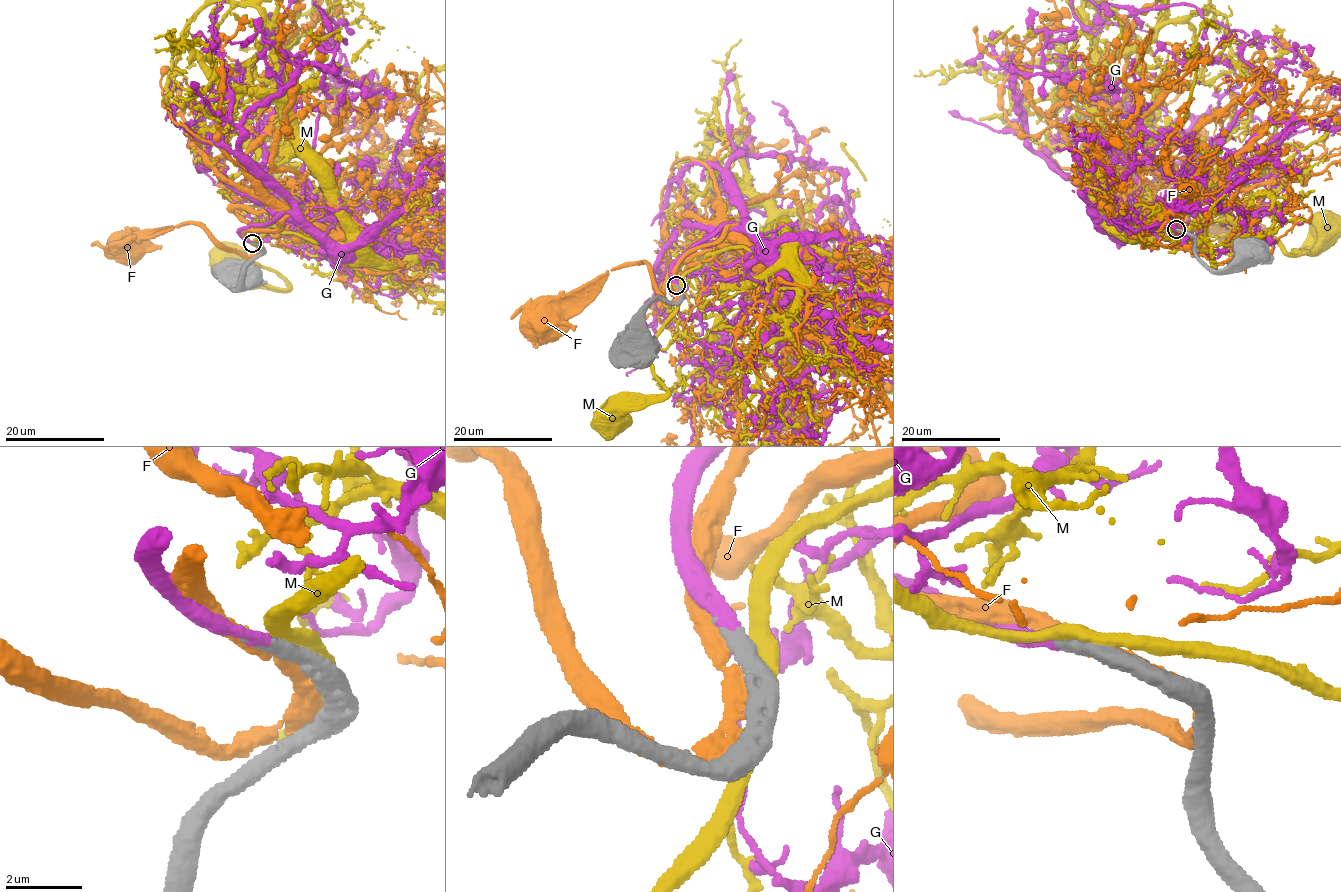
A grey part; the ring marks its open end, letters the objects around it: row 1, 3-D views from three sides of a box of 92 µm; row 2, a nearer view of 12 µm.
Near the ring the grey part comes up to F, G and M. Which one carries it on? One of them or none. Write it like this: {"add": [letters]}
{"add": ["G"]}

